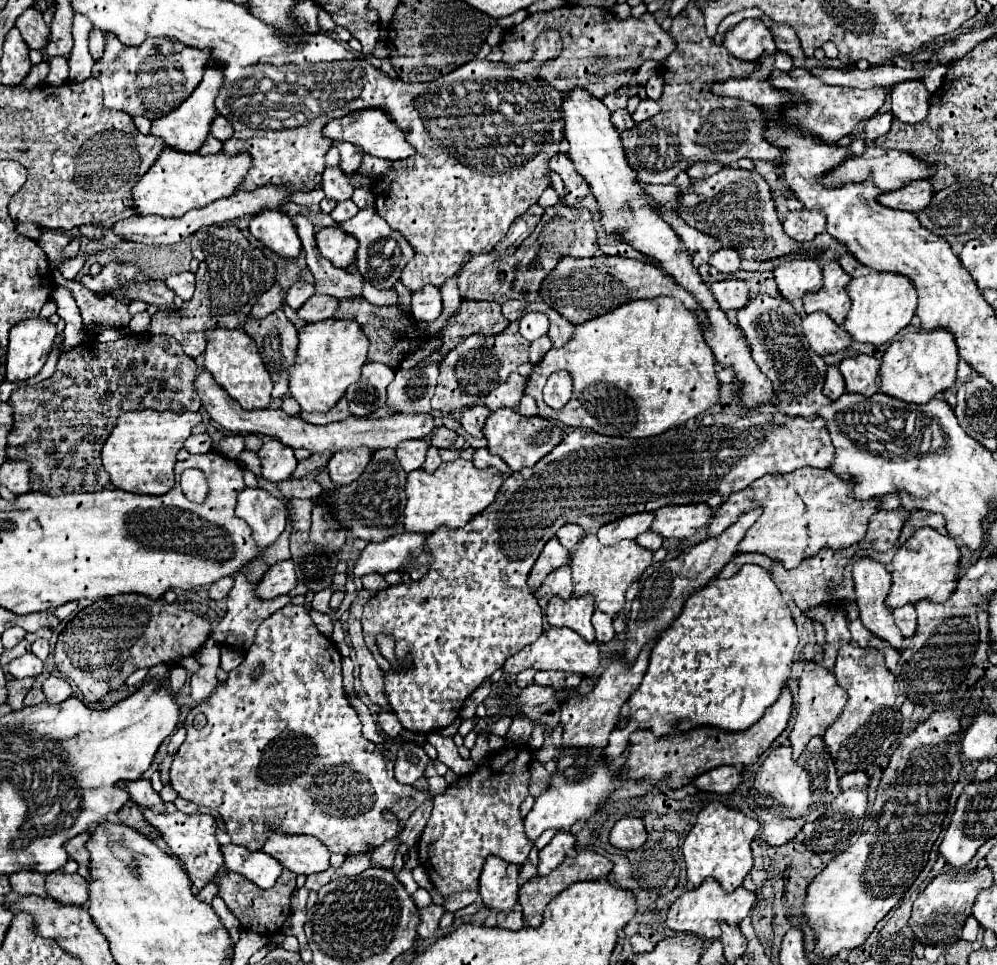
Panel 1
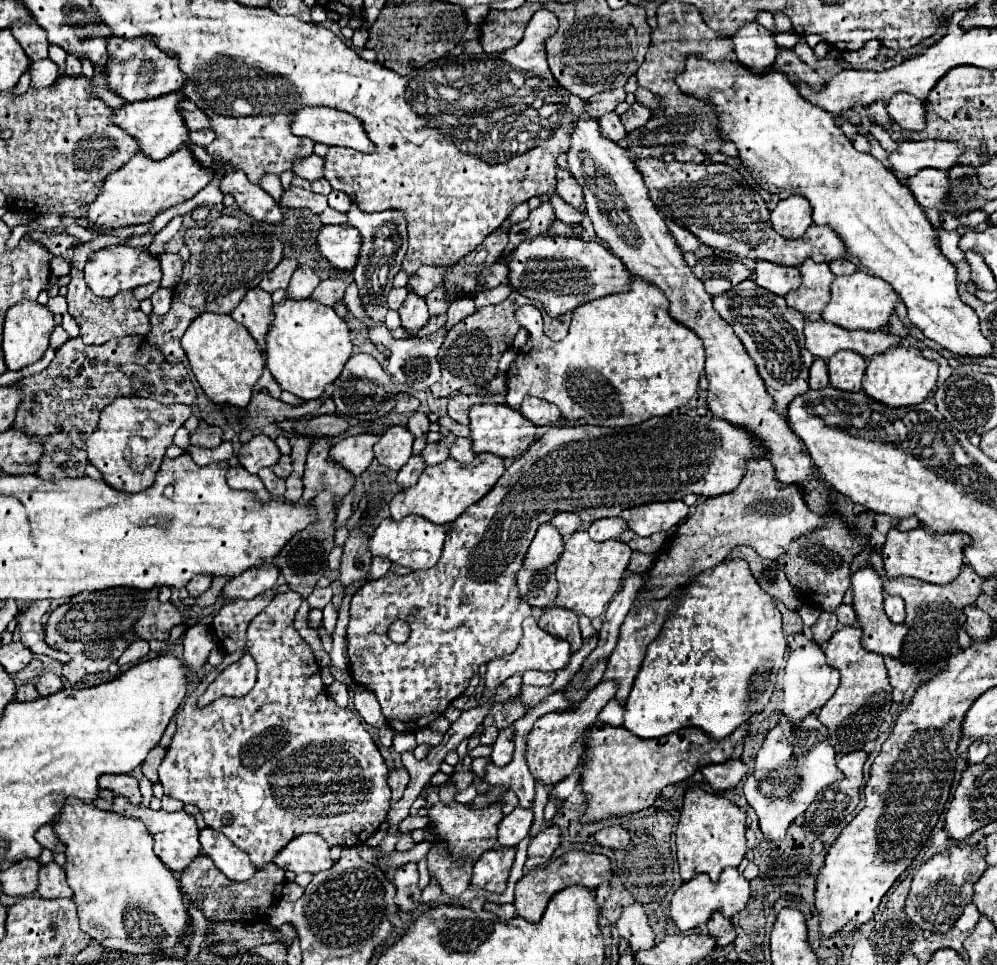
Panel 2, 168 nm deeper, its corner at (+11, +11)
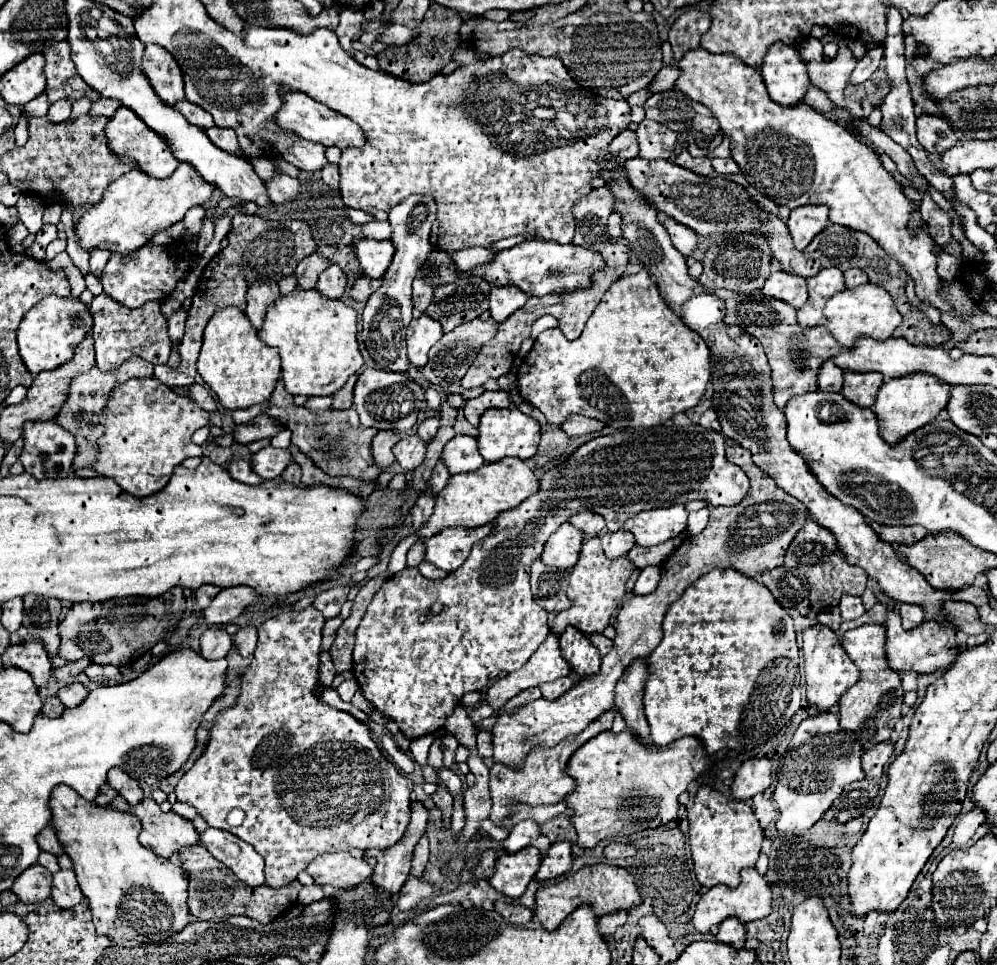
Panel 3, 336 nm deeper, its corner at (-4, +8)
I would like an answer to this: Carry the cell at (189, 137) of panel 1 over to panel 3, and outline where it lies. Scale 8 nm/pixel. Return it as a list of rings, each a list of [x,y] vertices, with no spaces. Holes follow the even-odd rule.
[[[125,106],[117,108],[115,114],[109,118],[105,136],[107,136],[107,146],[113,148],[113,152],[117,152],[119,158],[131,158],[135,162],[135,166],[139,166],[139,170],[147,172],[147,176],[167,178],[169,174],[175,172],[175,168],[179,164],[175,160],[175,156],[171,154],[171,148],[167,146],[167,142],[161,136],[157,136],[153,130],[145,128],[145,124],[139,122],[135,112],[129,112]]]

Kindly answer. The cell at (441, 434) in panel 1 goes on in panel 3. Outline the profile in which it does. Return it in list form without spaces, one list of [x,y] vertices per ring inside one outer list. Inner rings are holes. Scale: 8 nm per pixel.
[[[427,418],[427,420],[423,420],[423,422],[419,424],[417,434],[419,434],[421,440],[429,442],[429,440],[437,434],[437,430],[439,430],[439,418]]]

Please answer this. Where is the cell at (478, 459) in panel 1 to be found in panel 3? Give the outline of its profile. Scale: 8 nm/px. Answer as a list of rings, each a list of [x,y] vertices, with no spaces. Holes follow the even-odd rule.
[[[457,434],[453,440],[449,440],[443,448],[441,462],[447,466],[449,474],[461,474],[461,472],[473,472],[483,464],[483,458],[477,450],[477,440],[471,436]]]

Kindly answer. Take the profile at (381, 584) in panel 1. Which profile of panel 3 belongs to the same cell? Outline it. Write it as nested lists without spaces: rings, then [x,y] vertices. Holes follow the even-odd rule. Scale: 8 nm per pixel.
[[[417,540],[407,554],[407,566],[419,566],[421,562],[423,562],[423,540]]]

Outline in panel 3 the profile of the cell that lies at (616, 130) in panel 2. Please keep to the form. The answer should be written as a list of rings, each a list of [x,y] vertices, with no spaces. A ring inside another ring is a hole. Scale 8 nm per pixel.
[[[623,130],[619,136],[615,136],[615,140],[609,146],[611,154],[619,160],[627,160],[627,158],[635,158],[639,156],[639,146],[637,146],[637,136],[631,130]]]

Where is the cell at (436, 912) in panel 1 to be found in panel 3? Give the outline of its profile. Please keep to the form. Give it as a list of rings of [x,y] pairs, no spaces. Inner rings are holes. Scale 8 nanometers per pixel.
[[[409,878],[397,896],[397,906],[399,906],[399,910],[411,910],[423,898],[431,896],[431,892],[433,892],[433,886],[429,882],[419,880],[419,878]]]

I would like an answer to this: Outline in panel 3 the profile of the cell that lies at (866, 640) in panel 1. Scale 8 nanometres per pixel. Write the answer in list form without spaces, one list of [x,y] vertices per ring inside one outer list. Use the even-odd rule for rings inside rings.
[[[843,594],[841,602],[839,602],[839,608],[841,608],[841,618],[843,620],[855,620],[865,612],[865,608],[861,604],[861,598],[851,596],[851,594]]]

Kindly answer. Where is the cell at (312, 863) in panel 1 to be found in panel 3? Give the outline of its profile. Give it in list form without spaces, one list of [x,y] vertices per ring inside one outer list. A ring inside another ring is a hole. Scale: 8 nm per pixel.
[[[349,852],[323,854],[307,866],[307,872],[317,884],[331,884],[333,888],[355,888],[373,876],[373,868],[365,858],[353,858]]]

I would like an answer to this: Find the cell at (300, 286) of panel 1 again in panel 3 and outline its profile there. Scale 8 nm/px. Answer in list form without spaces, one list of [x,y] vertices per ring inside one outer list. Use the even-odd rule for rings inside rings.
[[[329,266],[321,276],[319,276],[319,282],[317,282],[317,290],[321,294],[325,294],[327,298],[341,298],[347,290],[347,274],[337,266]]]

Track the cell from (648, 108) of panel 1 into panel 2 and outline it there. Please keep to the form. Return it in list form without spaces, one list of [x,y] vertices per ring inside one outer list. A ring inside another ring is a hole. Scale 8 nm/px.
[[[638,101],[632,103],[630,109],[622,115],[622,123],[624,123],[626,131],[632,131],[632,129],[642,127],[648,119],[650,119],[650,111],[648,111],[648,107],[644,107],[644,105],[638,103]]]

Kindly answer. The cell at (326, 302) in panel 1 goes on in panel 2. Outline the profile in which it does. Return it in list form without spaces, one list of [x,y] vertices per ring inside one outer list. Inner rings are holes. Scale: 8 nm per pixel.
[[[344,275],[342,279],[326,279],[326,281],[320,281],[320,285],[310,295],[310,299],[312,301],[318,301],[322,305],[334,305],[338,299],[342,299],[344,289],[348,287],[350,281],[352,281],[350,275]]]

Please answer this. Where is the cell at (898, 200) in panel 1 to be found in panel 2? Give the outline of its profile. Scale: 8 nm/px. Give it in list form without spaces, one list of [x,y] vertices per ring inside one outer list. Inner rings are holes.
[[[922,169],[914,177],[908,177],[906,187],[924,211],[938,205],[944,207],[944,199],[948,197],[948,173],[940,169]]]

